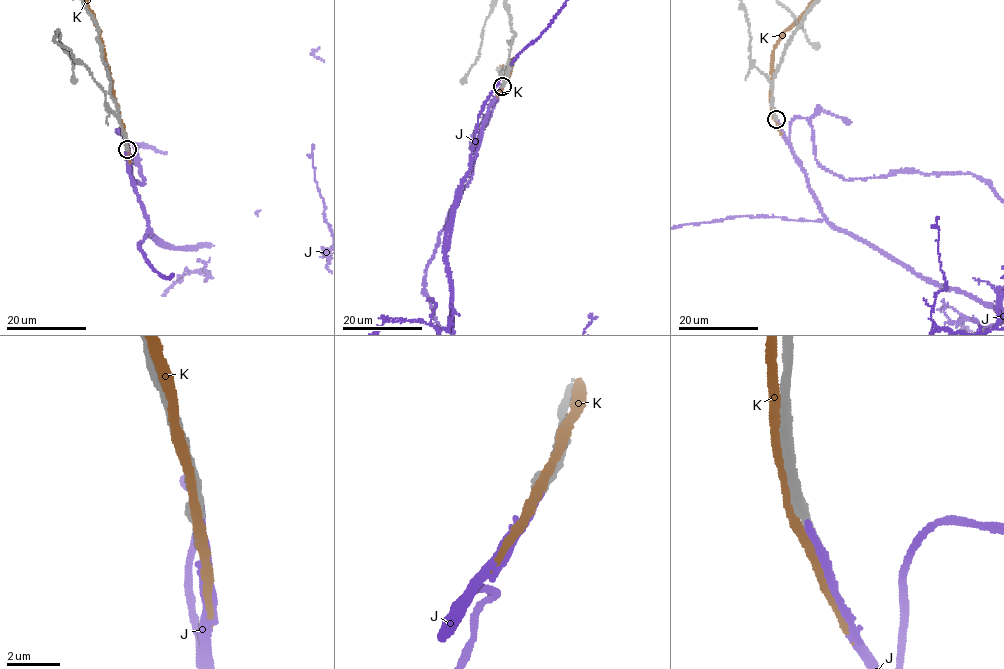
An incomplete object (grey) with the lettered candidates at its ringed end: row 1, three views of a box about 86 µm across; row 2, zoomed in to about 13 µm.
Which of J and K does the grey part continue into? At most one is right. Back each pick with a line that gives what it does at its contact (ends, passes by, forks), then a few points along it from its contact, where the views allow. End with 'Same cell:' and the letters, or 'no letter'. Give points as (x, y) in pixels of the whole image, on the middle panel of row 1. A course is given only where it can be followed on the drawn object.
J: it ends
Same cell: J

